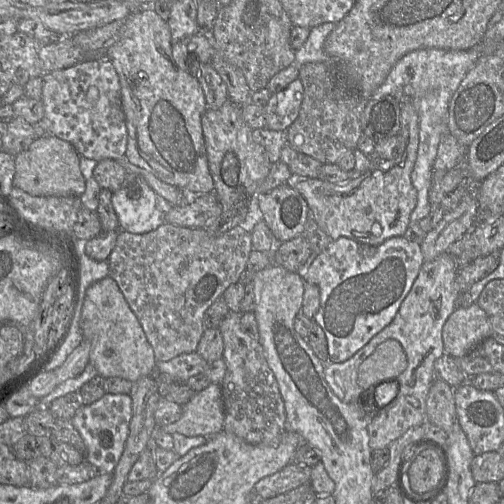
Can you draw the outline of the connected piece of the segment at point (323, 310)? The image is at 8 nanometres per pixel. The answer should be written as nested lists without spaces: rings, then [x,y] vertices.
[[[404,236],[390,238],[378,246],[340,237],[316,257],[303,279],[305,284],[319,288],[320,306],[312,320],[326,335],[331,363],[350,359],[393,321],[423,262],[421,244]]]

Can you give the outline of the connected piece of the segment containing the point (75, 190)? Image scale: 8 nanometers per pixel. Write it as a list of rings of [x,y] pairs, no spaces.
[[[56,136],[36,138],[31,145],[15,156],[14,187],[32,196],[78,196],[86,189],[80,170],[80,155],[75,147]]]

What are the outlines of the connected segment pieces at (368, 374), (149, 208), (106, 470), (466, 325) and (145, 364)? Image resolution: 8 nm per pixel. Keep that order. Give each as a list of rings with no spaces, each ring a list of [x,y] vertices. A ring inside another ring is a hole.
[[[388,339],[365,359],[358,370],[358,385],[367,390],[381,382],[395,381],[408,366],[406,353],[397,340]]]
[[[127,173],[121,187],[112,195],[112,205],[121,231],[143,234],[166,222],[172,205],[157,194],[137,173]]]
[[[105,393],[92,404],[83,405],[71,419],[86,446],[85,461],[97,467],[99,474],[113,474],[125,448],[131,419],[132,398],[130,394],[110,393]]]
[[[476,302],[468,308],[456,309],[442,329],[444,354],[454,358],[467,355],[488,338],[491,338],[491,326]]]
[[[110,276],[86,290],[80,326],[83,339],[90,343],[89,363],[101,377],[120,377],[135,382],[154,374],[157,361],[153,348],[116,281]]]

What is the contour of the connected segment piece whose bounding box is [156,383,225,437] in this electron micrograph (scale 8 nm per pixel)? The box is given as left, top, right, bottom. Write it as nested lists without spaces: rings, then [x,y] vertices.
[[[211,383],[183,406],[180,419],[157,428],[156,432],[180,433],[188,437],[211,437],[223,431],[225,421],[222,388]]]

